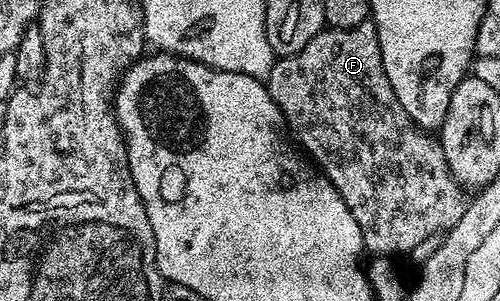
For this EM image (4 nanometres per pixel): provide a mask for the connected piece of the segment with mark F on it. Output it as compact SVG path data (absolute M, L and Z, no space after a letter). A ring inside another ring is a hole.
M372 19L363 20L361 24L353 28L325 27L314 38L310 38L310 42L306 42L306 46L302 46L302 50L298 50L292 56L279 57L267 74L266 83L270 98L274 98L281 116L284 117L287 131L291 133L294 140L294 135L296 135L295 143L307 153L311 163L331 182L334 190L338 190L338 194L342 198L342 202L346 202L350 214L354 214L354 222L358 222L358 230L362 230L365 253L373 252L371 255L376 258L392 258L395 257L395 252L411 254L423 240L429 240L452 228L454 222L458 222L458 218L462 218L466 203L465 189L453 178L439 139L419 128L402 110L402 104L398 102L398 98L394 94L394 86L390 86L390 78L386 78L386 70L382 66L382 50L378 42L378 30Z

